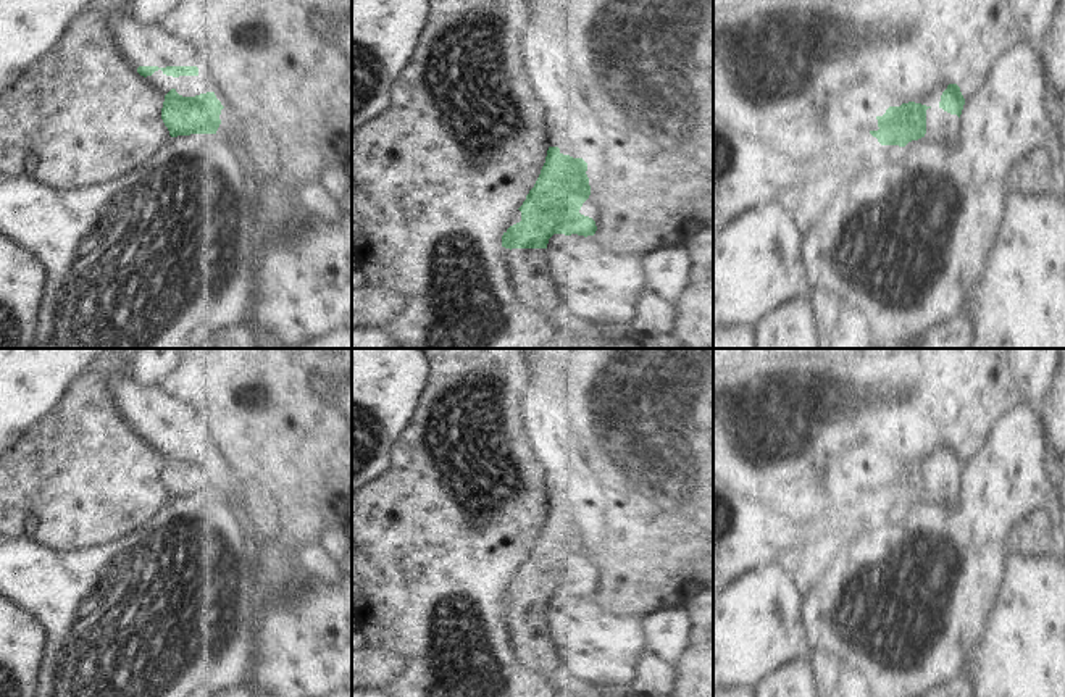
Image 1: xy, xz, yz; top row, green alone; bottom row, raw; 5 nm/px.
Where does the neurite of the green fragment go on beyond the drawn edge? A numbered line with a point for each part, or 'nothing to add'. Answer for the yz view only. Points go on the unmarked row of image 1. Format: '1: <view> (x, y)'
1: yz (939, 486).

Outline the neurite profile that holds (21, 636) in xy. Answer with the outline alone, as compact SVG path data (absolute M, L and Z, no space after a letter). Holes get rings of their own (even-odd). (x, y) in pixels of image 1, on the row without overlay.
M0 594L0 697L34 697L44 645L44 626Z

